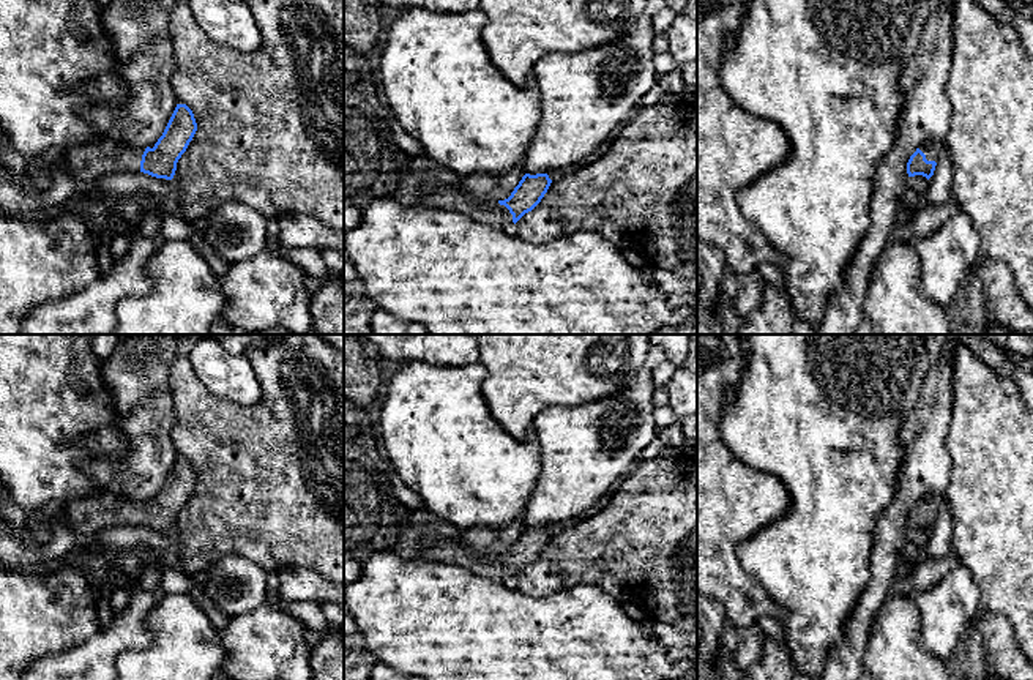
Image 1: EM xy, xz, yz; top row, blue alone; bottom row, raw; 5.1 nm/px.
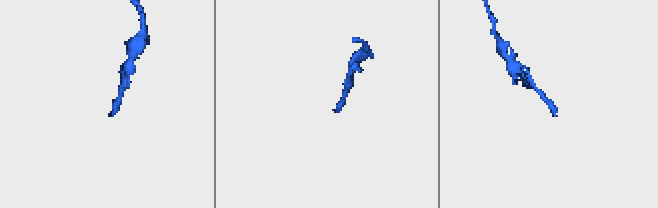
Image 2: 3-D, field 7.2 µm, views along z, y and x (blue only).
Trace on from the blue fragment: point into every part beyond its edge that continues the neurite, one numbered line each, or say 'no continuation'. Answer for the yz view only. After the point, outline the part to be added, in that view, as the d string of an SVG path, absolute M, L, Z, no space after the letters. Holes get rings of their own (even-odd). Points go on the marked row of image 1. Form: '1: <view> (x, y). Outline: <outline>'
1: yz (932, 150). Outline: M924 140L918 148L926 155L927 161L935 161L935 163L938 161L943 151L943 145L935 140Z

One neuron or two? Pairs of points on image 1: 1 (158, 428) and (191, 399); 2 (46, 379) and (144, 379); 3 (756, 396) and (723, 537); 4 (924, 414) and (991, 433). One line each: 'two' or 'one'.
1: two
2: two
3: two
4: two

